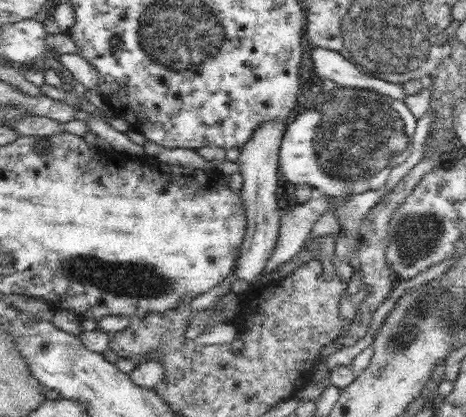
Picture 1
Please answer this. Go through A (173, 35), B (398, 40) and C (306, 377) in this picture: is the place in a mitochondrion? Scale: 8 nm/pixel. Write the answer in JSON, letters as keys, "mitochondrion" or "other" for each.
{"A":"mitochondrion","B":"mitochondrion","C":"other"}

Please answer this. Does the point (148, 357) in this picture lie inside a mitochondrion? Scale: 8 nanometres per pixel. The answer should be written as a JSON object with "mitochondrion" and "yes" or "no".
{"mitochondrion":"no"}

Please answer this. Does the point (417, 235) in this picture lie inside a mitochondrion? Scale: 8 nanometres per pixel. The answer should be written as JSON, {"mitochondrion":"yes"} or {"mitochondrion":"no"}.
{"mitochondrion":"yes"}

